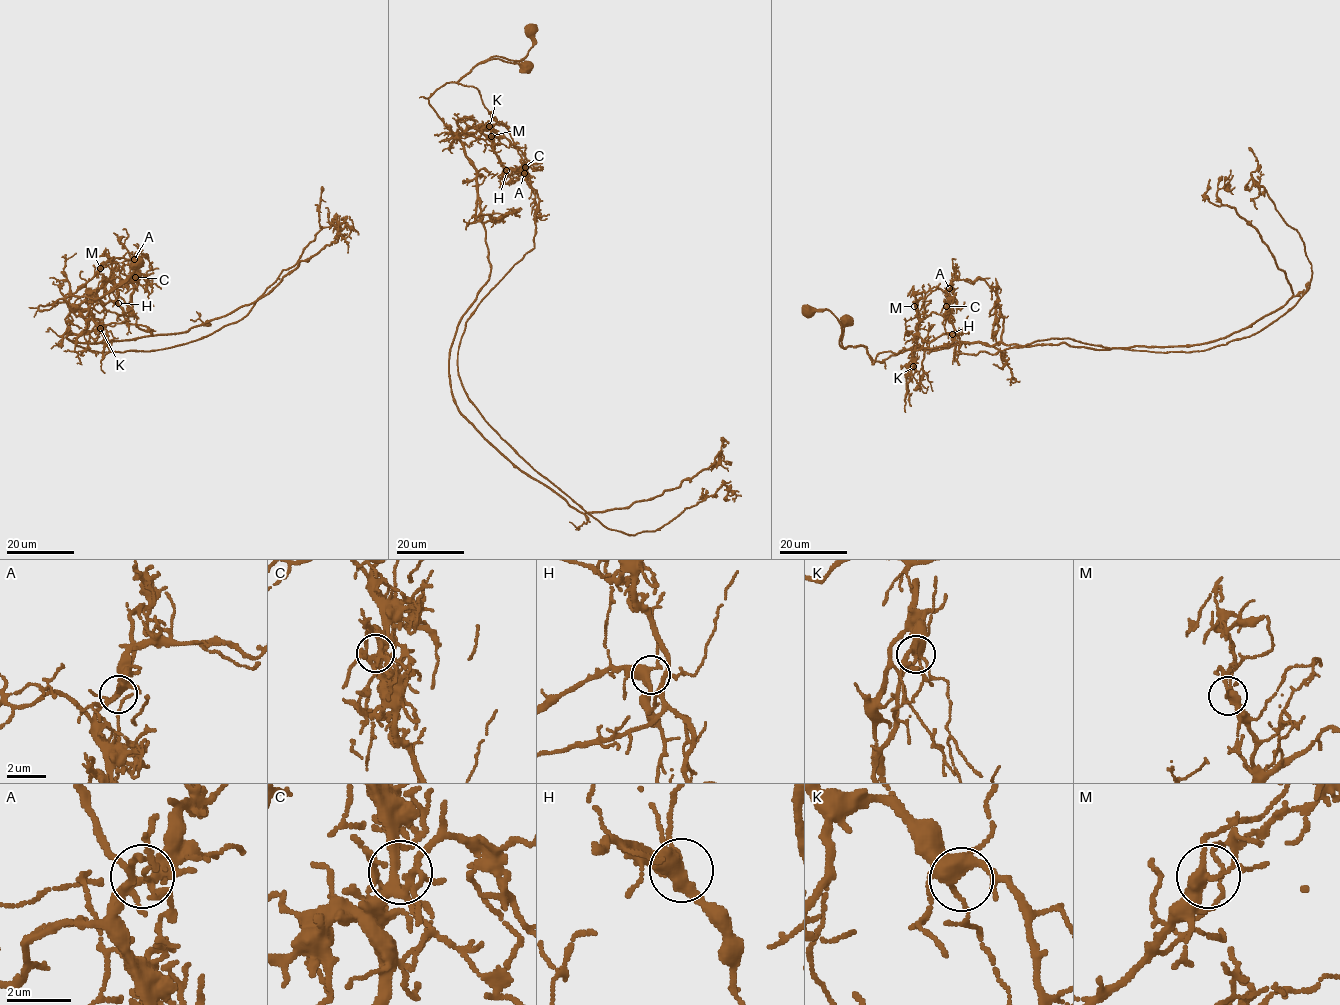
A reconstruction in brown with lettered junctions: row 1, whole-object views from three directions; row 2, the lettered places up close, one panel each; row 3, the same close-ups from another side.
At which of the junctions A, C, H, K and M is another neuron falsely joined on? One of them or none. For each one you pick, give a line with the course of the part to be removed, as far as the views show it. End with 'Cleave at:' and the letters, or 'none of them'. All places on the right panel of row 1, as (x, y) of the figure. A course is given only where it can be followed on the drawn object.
M: foreign part runs (914, 306), (944, 293), (963, 354), (1065, 338), (1207, 350), (1309, 287), (1304, 243), (1251, 179), (1257, 208)
Cleave at: M

